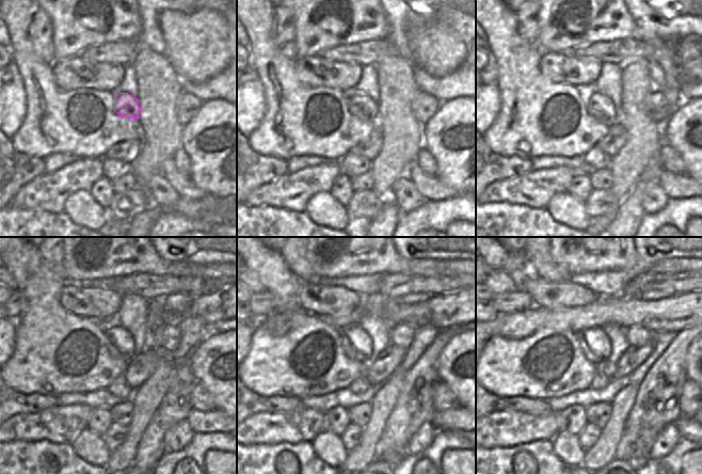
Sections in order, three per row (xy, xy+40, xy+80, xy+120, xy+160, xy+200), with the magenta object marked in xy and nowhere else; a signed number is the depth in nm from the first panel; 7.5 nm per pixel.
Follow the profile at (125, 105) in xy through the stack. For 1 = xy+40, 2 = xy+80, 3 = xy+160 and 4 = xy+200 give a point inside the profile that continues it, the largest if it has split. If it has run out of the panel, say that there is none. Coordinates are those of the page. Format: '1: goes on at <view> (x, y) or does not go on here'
1: goes on at xy+40 (360, 105)
2: goes on at xy+80 (599, 106)
3: goes on at xy+160 (357, 347)
4: goes on at xy+200 (595, 350)

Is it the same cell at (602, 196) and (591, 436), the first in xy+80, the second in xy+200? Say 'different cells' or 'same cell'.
same cell

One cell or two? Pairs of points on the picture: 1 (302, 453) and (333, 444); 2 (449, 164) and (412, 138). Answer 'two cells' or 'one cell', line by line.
1: two cells
2: two cells

